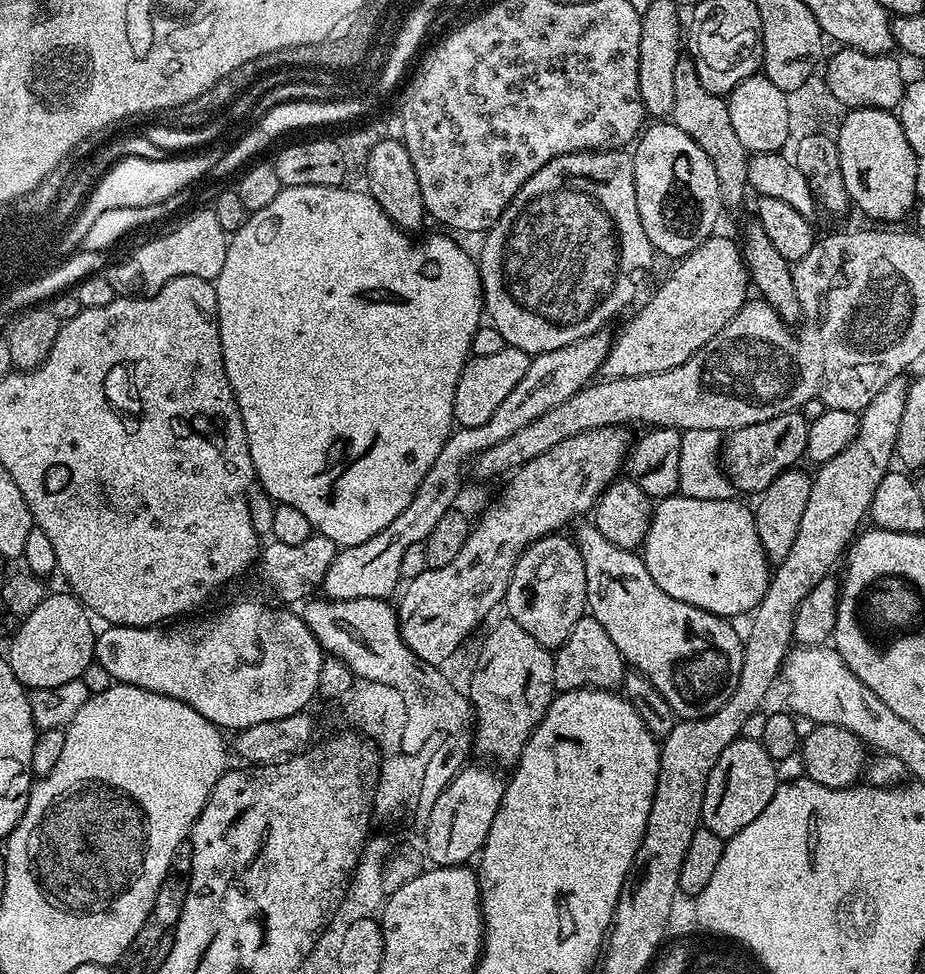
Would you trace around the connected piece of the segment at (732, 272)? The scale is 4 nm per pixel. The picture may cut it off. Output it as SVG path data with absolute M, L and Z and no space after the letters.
M712 235L683 257L661 282L660 289L633 314L604 360L605 377L630 378L674 370L674 366L682 366L686 358L702 350L738 314L750 296L750 277L741 245L720 235Z

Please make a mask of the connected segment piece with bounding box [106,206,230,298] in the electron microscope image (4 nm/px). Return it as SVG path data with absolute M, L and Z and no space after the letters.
M211 207L201 208L204 209L186 217L173 232L168 232L165 236L156 236L153 240L138 245L125 260L107 265L106 274L110 278L110 286L114 286L117 297L153 296L162 290L162 286L166 286L179 276L215 281L216 276L222 274L230 234L222 230Z

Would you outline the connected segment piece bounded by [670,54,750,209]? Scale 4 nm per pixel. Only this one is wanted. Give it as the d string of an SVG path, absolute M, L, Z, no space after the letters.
M681 55L680 61L674 66L674 106L670 113L671 123L678 126L678 130L686 130L702 150L706 150L706 158L714 162L714 174L718 174L718 186L724 196L724 203L729 209L736 208L744 200L744 192L749 191L748 186L748 158L750 153L744 149L742 142L738 142L738 134L734 134L734 126L730 122L730 110L727 99L718 94L710 94L706 86L702 86L702 78L698 78L698 70L694 66L691 55Z

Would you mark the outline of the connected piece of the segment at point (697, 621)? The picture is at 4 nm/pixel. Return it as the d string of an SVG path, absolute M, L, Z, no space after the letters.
M584 523L588 524L581 526L580 533L575 533L574 539L580 545L586 566L586 608L592 619L604 627L606 634L610 634L610 642L618 646L625 665L648 677L680 720L701 720L722 710L742 670L744 640L741 633L739 636L728 625L731 623L725 617L716 616L705 608L690 606L690 602L678 602L678 598L670 598L670 594L666 594L666 590L659 588L654 578L650 578L650 570L646 570L643 555L630 548L614 546L614 542L610 542L596 529L595 523Z

